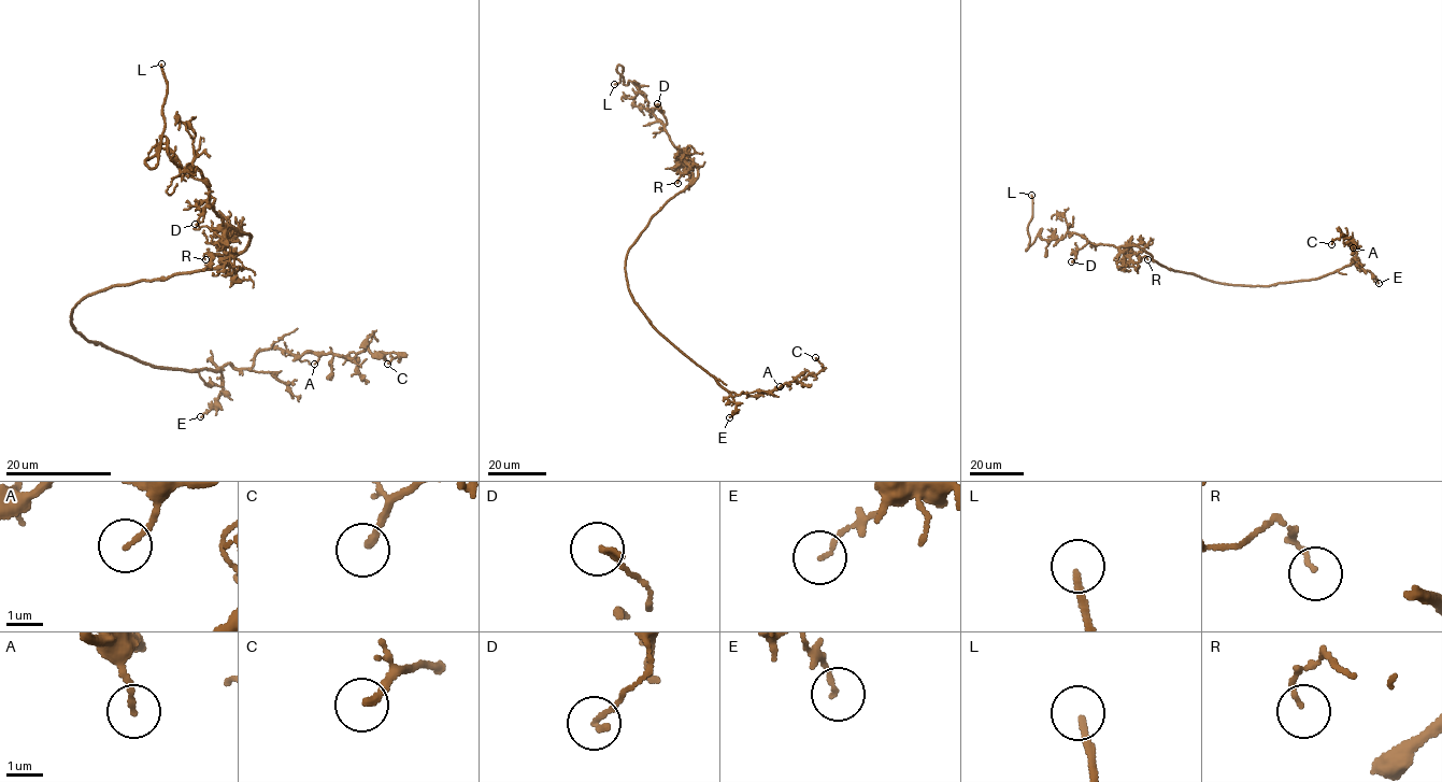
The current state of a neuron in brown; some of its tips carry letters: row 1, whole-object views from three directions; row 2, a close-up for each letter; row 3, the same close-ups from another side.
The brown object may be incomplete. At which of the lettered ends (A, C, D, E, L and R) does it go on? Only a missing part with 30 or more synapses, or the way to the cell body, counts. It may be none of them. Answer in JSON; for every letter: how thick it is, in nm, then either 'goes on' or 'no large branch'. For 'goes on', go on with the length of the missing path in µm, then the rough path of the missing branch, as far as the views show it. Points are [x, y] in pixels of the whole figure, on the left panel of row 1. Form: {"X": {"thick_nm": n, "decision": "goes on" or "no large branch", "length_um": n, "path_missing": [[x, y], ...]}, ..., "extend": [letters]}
{"A": {"thick_nm": 130, "decision": "no large branch"}, "C": {"thick_nm": 190, "decision": "no large branch"}, "D": {"thick_nm": 150, "decision": "no large branch"}, "E": {"thick_nm": 120, "decision": "no large branch"}, "L": {"thick_nm": 180, "decision": "goes on", "length_um": 3}, "R": {"thick_nm": 120, "decision": "no large branch"}, "extend": ["L"]}

